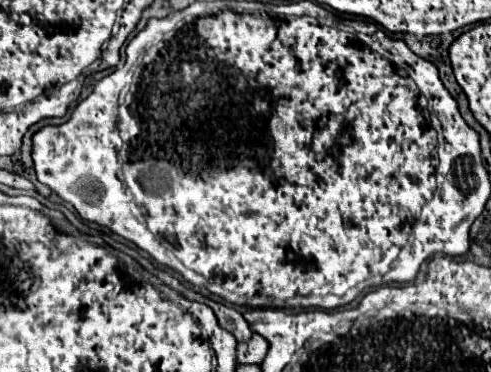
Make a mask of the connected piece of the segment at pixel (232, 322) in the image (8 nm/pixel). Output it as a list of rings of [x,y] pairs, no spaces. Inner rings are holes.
[[[203,298],[205,304],[209,304],[219,320],[219,326],[225,328],[227,332],[231,332],[237,342],[247,342],[251,338],[251,328],[249,324],[245,322],[245,318],[241,316],[241,312],[237,312],[233,306],[227,306],[227,304],[221,304],[221,302],[213,302],[209,298]]]

